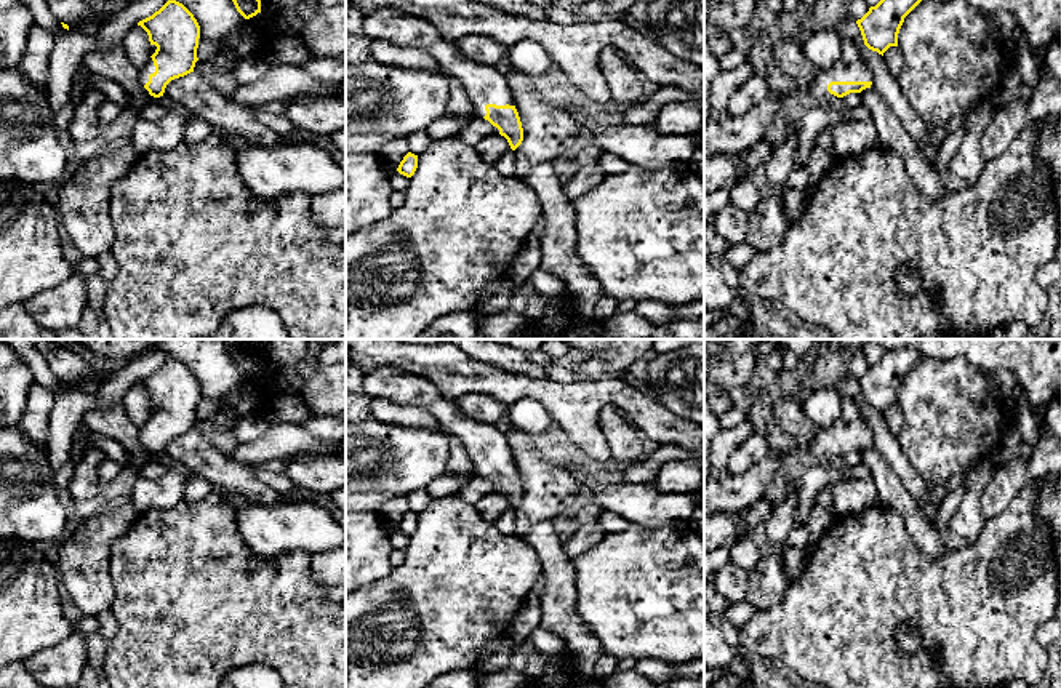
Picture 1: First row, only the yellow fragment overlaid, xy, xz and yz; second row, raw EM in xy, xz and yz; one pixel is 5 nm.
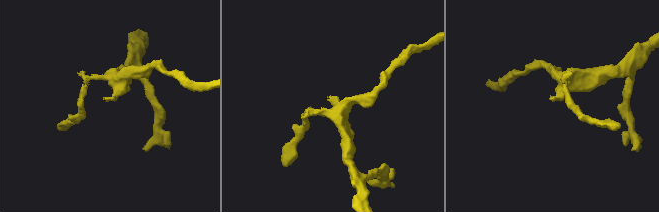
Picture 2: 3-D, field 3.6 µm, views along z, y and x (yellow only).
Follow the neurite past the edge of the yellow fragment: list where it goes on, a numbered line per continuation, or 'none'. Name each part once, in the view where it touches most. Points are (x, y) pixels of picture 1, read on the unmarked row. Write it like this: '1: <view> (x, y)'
1: yz (858, 429)

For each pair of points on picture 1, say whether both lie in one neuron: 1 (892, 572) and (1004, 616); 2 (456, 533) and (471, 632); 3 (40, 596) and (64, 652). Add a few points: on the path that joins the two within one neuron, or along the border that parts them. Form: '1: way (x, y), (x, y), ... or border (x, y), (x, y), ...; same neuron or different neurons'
1: way (919, 591), (957, 600), (976, 610); same neuron
2: way (456, 557), (458, 608); same neuron
3: border (72, 631), (28, 658); different neurons

